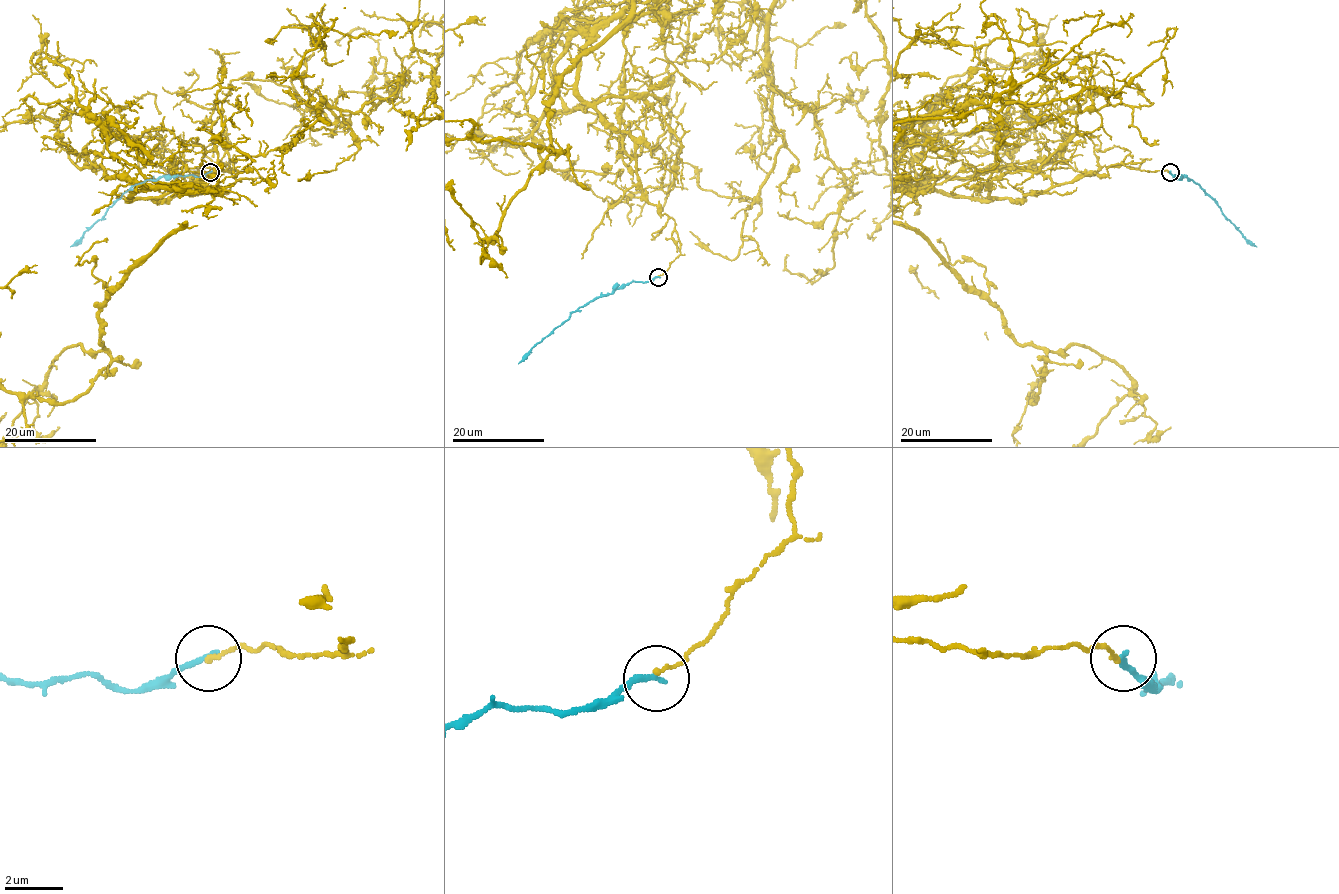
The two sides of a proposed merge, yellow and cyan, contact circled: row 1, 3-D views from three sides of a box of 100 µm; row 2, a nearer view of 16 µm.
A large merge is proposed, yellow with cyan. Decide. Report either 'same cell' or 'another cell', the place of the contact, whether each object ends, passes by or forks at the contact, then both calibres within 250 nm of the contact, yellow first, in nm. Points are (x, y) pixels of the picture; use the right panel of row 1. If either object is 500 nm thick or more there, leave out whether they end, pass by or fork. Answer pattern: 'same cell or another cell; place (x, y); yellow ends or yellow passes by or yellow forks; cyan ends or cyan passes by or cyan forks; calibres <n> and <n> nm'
another cell; place (1170, 172); yellow ends; cyan ends; calibres 140 and 200 nm

